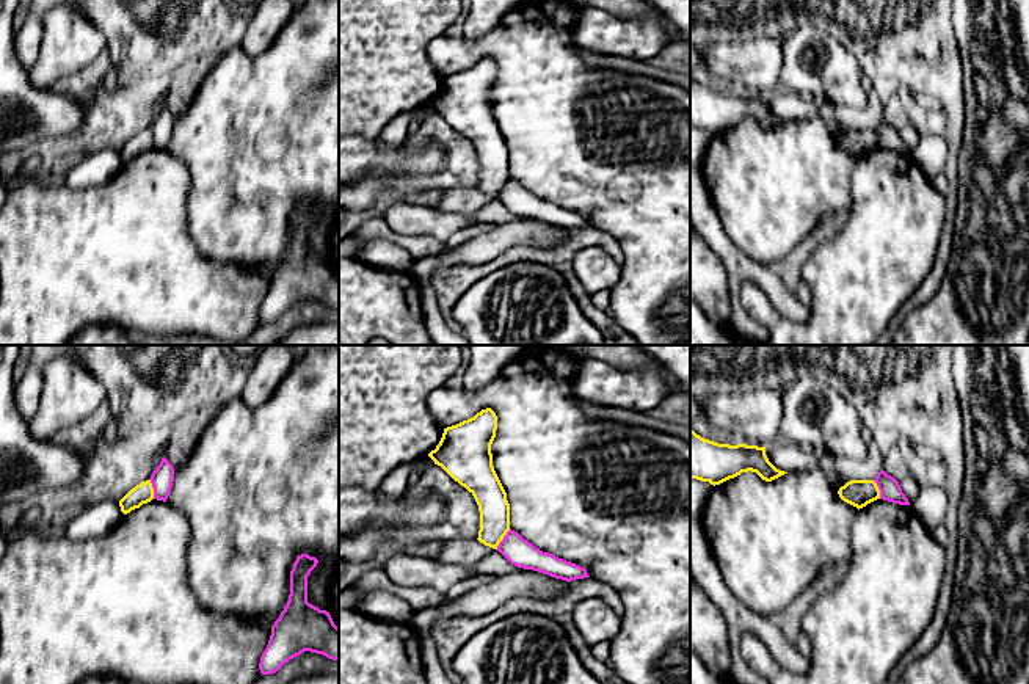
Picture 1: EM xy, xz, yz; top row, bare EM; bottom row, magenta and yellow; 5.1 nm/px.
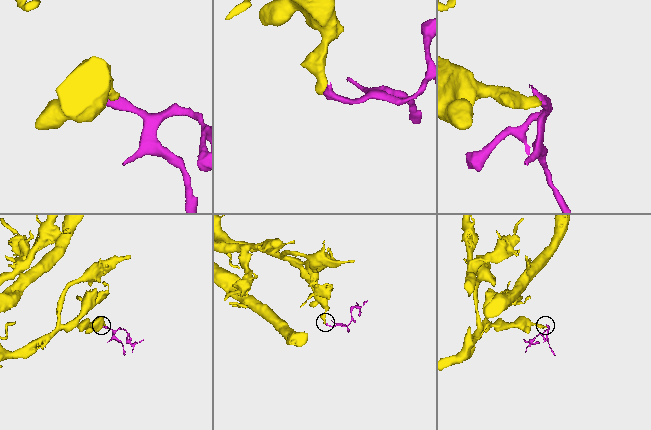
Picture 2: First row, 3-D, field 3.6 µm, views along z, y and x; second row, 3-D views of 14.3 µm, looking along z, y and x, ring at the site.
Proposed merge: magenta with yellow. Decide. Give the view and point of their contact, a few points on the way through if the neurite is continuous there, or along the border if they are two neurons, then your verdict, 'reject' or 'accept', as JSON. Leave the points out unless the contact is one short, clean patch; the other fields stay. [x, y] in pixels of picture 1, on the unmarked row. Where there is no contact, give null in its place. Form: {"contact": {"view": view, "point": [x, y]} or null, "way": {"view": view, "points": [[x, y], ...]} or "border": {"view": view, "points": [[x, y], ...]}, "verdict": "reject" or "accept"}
{"contact": {"view": "xz", "point": [502, 189]}, "border": {"view": "xz", "points": [[510, 178], [496, 198]]}, "verdict": "reject"}

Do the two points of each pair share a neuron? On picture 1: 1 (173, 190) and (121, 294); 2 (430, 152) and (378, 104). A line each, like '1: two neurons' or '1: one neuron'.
1: one neuron
2: two neurons

